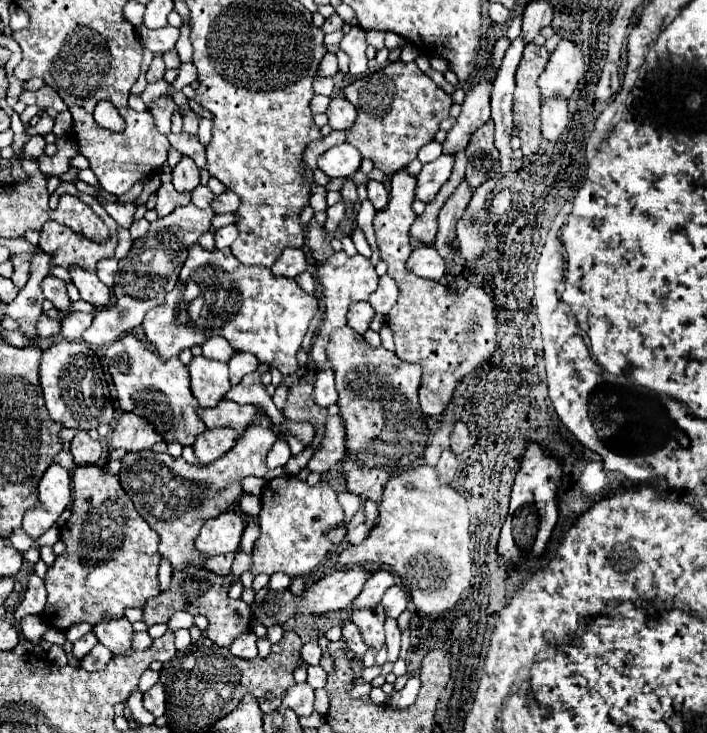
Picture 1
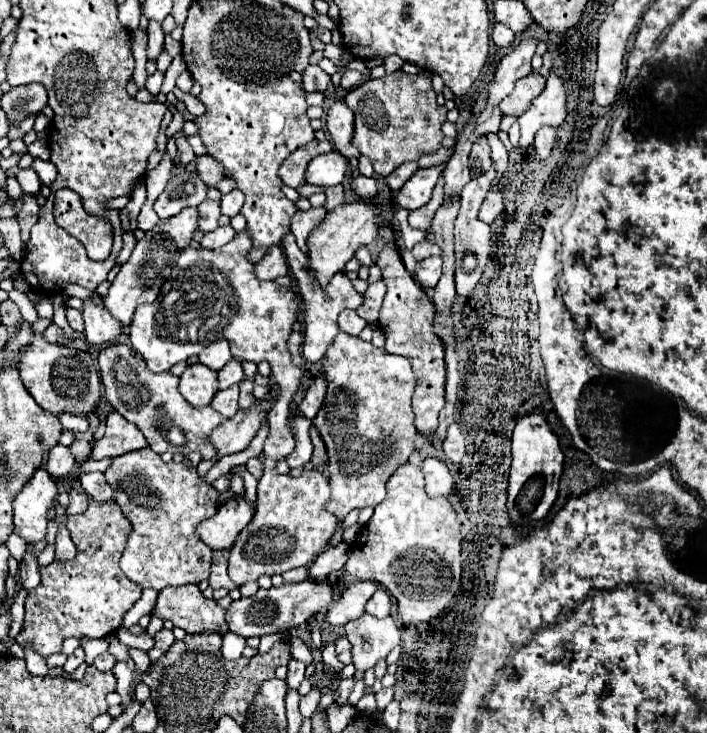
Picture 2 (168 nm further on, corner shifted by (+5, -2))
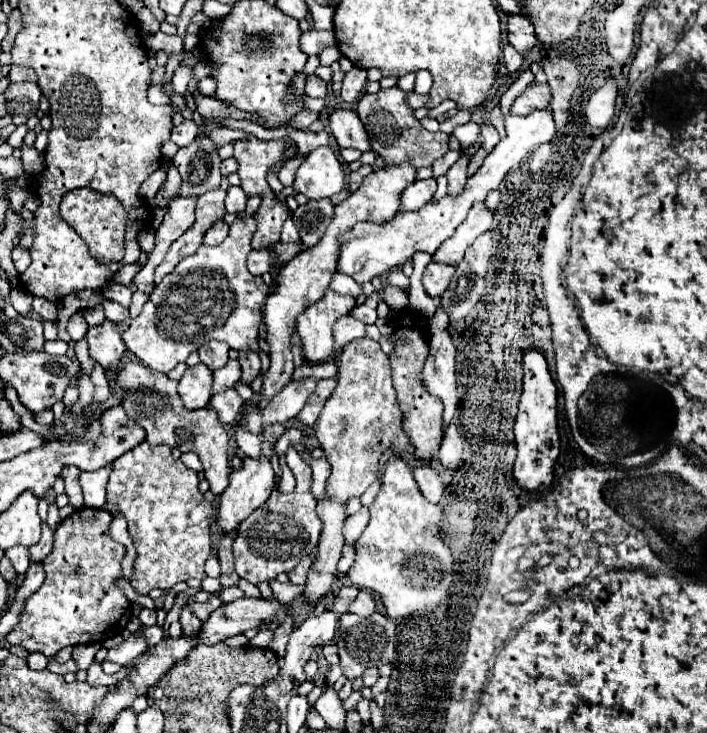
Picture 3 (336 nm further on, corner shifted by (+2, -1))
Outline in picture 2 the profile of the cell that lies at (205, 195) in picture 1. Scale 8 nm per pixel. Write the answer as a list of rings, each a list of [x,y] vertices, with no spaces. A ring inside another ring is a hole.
[[[204,200],[204,202],[198,204],[198,212],[200,212],[198,230],[210,232],[210,230],[218,228],[218,218],[220,218],[220,204],[218,202]]]

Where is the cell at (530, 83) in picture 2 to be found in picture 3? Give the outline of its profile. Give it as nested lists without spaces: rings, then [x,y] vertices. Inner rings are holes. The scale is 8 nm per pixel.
[[[529,85],[523,95],[519,95],[511,107],[511,115],[529,115],[535,109],[547,109],[551,103],[549,85]]]

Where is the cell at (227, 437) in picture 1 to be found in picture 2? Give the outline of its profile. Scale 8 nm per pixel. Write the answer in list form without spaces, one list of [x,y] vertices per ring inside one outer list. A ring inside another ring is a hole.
[[[264,400],[246,412],[238,410],[234,418],[228,418],[218,428],[214,428],[212,434],[208,436],[208,442],[216,448],[218,458],[248,448],[250,440],[256,436],[258,428],[262,426],[262,420],[268,410],[270,402]]]

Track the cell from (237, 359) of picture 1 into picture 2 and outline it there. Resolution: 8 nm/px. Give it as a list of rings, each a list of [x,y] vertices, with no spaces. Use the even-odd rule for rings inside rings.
[[[230,360],[230,364],[226,364],[220,372],[218,372],[218,380],[220,380],[220,388],[228,388],[232,384],[238,384],[244,380],[244,370],[242,364],[238,360]]]

